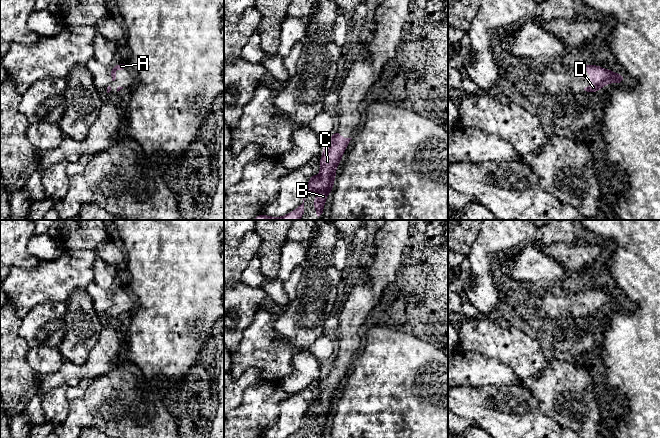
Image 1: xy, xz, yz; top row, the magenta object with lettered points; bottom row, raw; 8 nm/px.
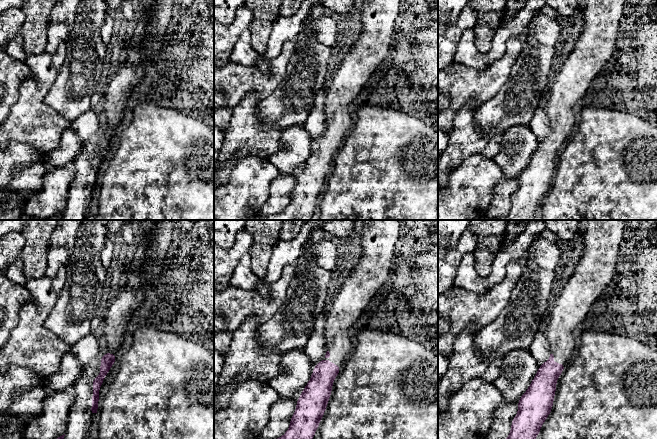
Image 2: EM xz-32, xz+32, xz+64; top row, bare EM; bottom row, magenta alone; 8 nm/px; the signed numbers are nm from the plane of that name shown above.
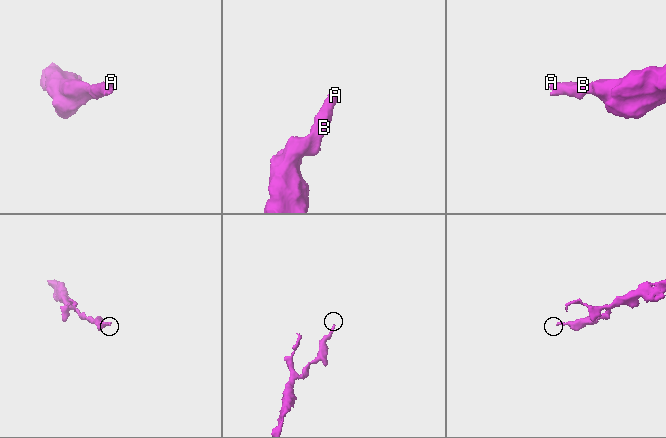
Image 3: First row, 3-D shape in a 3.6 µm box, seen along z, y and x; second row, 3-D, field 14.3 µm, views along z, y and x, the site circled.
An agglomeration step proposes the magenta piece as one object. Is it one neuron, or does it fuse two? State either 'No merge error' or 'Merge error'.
No merge error

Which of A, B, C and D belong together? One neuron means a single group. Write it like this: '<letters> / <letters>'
A B C D

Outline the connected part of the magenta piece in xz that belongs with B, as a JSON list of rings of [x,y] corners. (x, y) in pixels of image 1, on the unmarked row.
[[[337,354],[334,358],[328,362],[324,367],[323,378],[320,381],[320,398],[318,400],[311,399],[309,401],[309,407],[305,414],[304,420],[307,416],[319,416],[320,418],[313,424],[314,433],[316,438],[322,438],[324,435],[324,428],[327,424],[327,419],[332,416],[334,411],[334,404],[337,398],[337,389],[342,385],[342,378],[345,376],[350,364],[352,362],[342,362],[340,355]]]

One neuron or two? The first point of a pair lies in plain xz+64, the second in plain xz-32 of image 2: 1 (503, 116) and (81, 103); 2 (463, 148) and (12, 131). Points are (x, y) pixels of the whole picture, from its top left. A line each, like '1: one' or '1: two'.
1: one
2: one

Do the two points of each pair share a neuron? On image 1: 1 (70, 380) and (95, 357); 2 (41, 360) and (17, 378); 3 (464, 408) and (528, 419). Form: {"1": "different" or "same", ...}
{"1": "same", "2": "different", "3": "same"}

